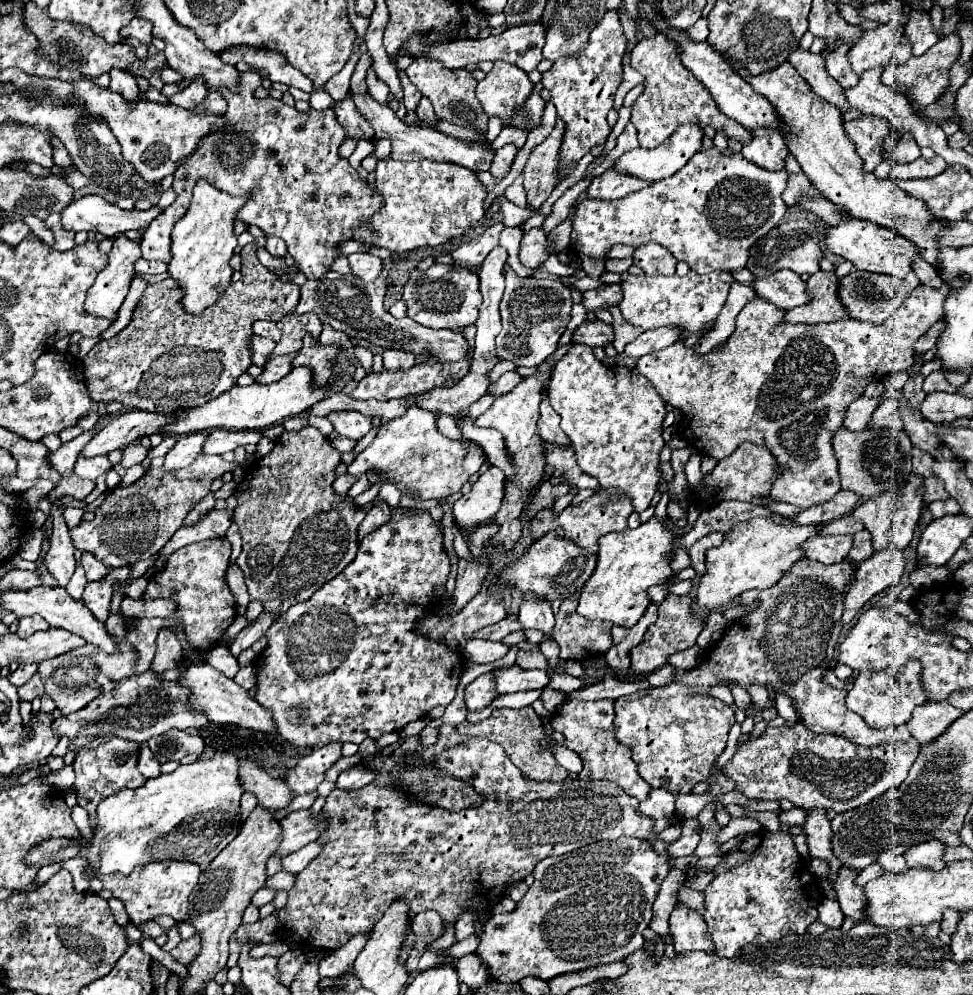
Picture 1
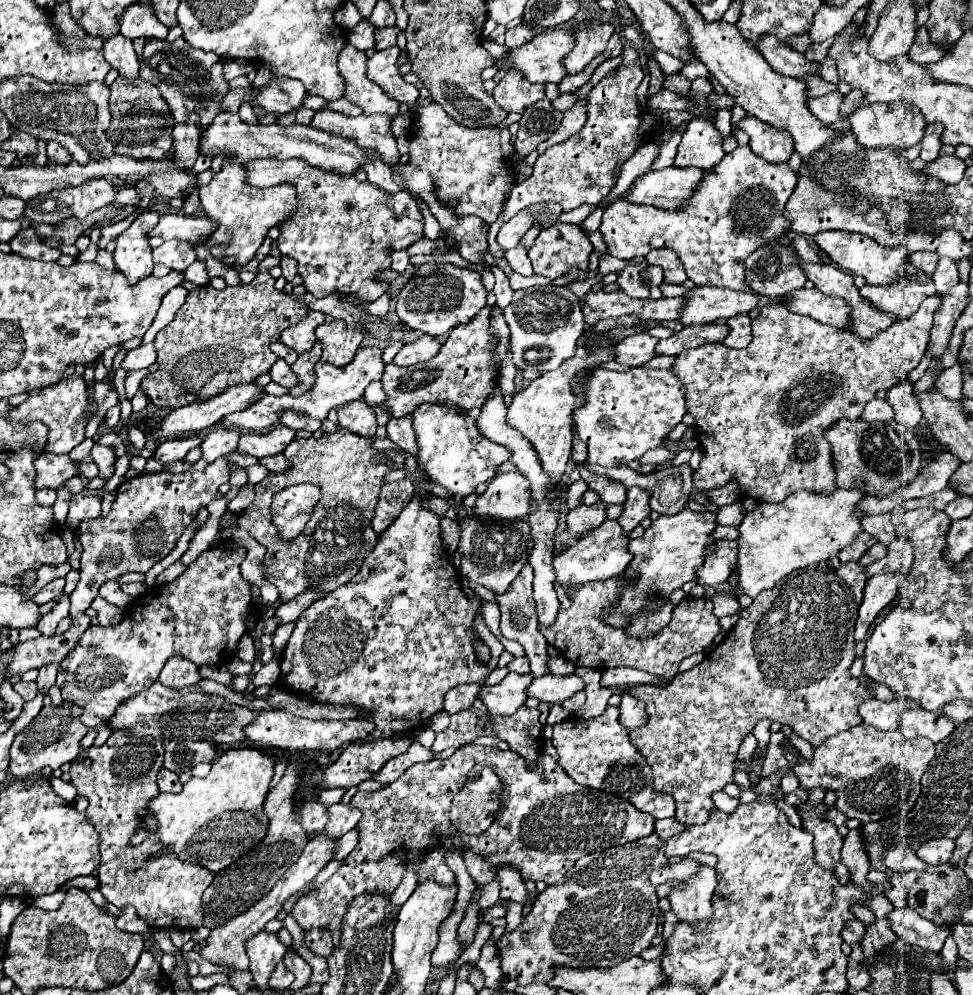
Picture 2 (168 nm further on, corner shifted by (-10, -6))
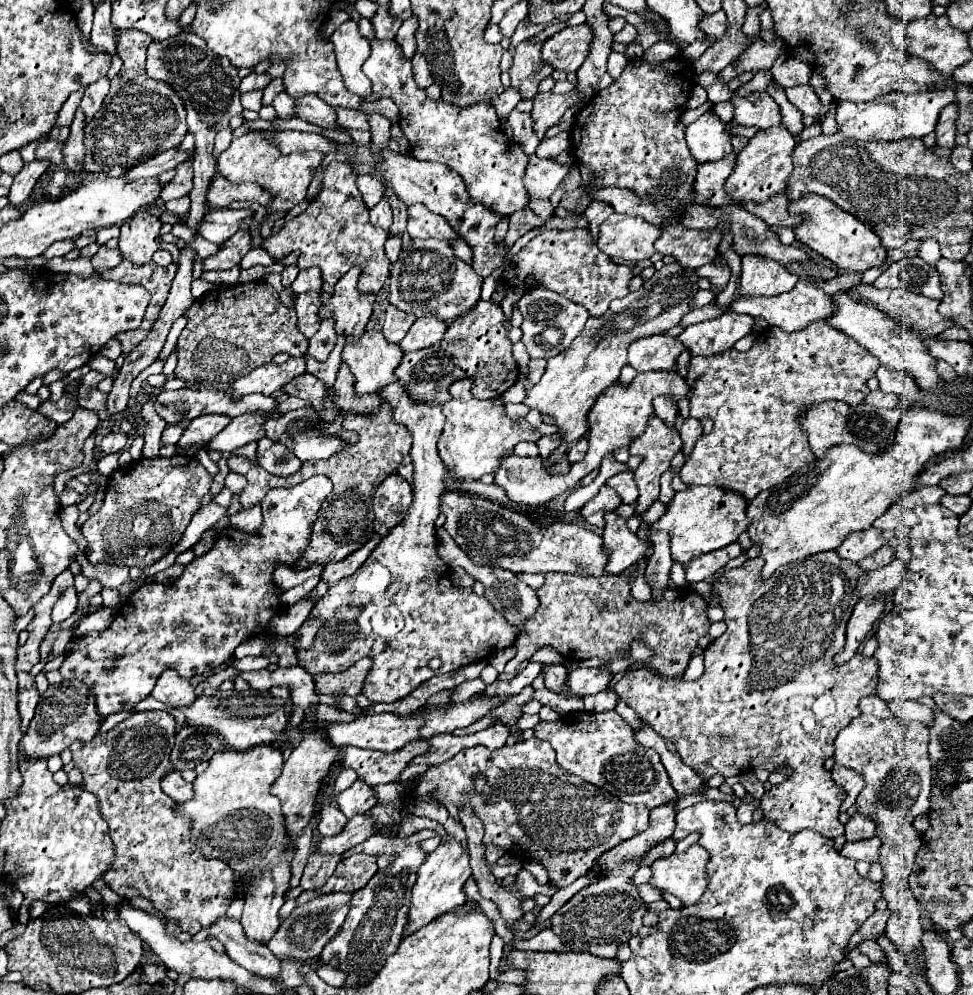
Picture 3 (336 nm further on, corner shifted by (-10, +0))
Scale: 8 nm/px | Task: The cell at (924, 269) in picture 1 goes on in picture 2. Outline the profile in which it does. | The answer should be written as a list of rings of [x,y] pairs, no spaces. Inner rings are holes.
[[[912,252],[908,256],[908,260],[918,266],[920,270],[924,270],[928,274],[928,278],[932,278],[934,270],[936,270],[936,264],[938,264],[938,256],[934,256],[934,252]]]

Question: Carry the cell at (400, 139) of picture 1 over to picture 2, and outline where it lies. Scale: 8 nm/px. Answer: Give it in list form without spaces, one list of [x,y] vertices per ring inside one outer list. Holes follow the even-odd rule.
[[[350,42],[340,52],[338,68],[342,70],[342,76],[346,80],[346,100],[360,106],[364,114],[386,114],[386,116],[398,116],[400,104],[394,102],[386,92],[370,82],[366,76],[366,54],[354,48]]]

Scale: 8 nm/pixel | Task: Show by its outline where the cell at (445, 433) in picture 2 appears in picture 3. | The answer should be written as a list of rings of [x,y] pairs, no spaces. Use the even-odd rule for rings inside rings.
[[[464,378],[460,382],[453,383],[449,392],[451,399],[442,405],[442,411],[446,416],[446,424],[444,424],[444,432],[440,436],[440,442],[438,442],[438,452],[440,452],[440,458],[444,462],[444,466],[448,470],[454,470],[458,468],[458,478],[462,480],[480,480],[484,474],[492,474],[496,472],[496,468],[500,466],[500,456],[510,456],[514,452],[514,446],[518,442],[536,442],[542,434],[532,428],[532,424],[526,422],[526,418],[518,418],[518,420],[512,420],[506,416],[506,406],[504,402],[498,398],[498,400],[478,400],[472,396],[470,388],[472,388],[474,380],[472,378]]]

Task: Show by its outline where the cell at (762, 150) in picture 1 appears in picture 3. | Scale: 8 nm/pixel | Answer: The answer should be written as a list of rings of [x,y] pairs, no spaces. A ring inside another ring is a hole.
[[[732,92],[730,102],[734,106],[732,120],[738,124],[750,124],[750,126],[758,126],[760,130],[764,130],[782,122],[780,108],[770,98],[768,92],[750,92],[746,96]]]

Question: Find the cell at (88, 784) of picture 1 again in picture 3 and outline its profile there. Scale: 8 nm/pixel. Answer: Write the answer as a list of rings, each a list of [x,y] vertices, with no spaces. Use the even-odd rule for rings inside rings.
[[[148,710],[136,712],[128,720],[116,724],[106,734],[98,734],[98,738],[90,742],[72,742],[72,760],[76,768],[82,770],[84,776],[84,790],[90,790],[98,796],[100,814],[108,822],[110,836],[116,844],[116,856],[112,868],[106,872],[106,884],[120,896],[120,898],[146,898],[154,904],[158,912],[166,920],[180,920],[180,918],[194,918],[202,926],[210,926],[216,918],[226,914],[230,902],[236,896],[236,874],[218,858],[206,858],[190,834],[192,818],[180,816],[174,812],[174,802],[160,790],[160,780],[174,772],[176,768],[170,762],[170,752],[174,748],[176,736],[176,720],[162,710]]]

